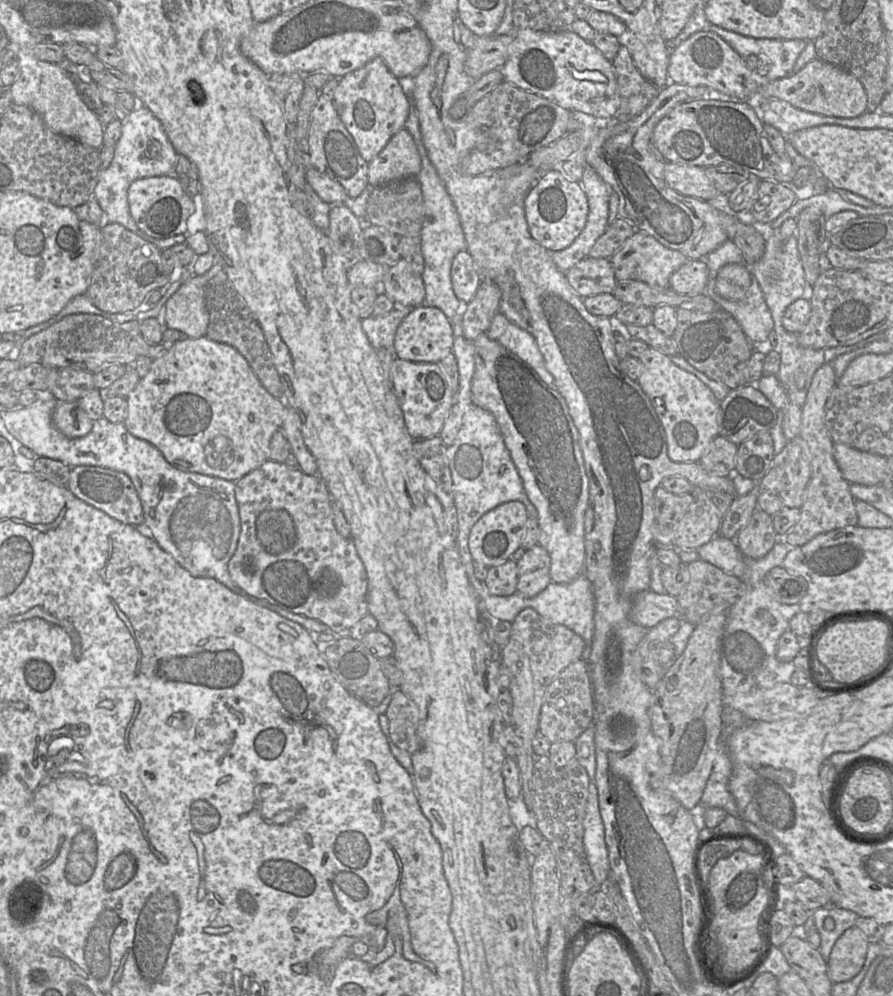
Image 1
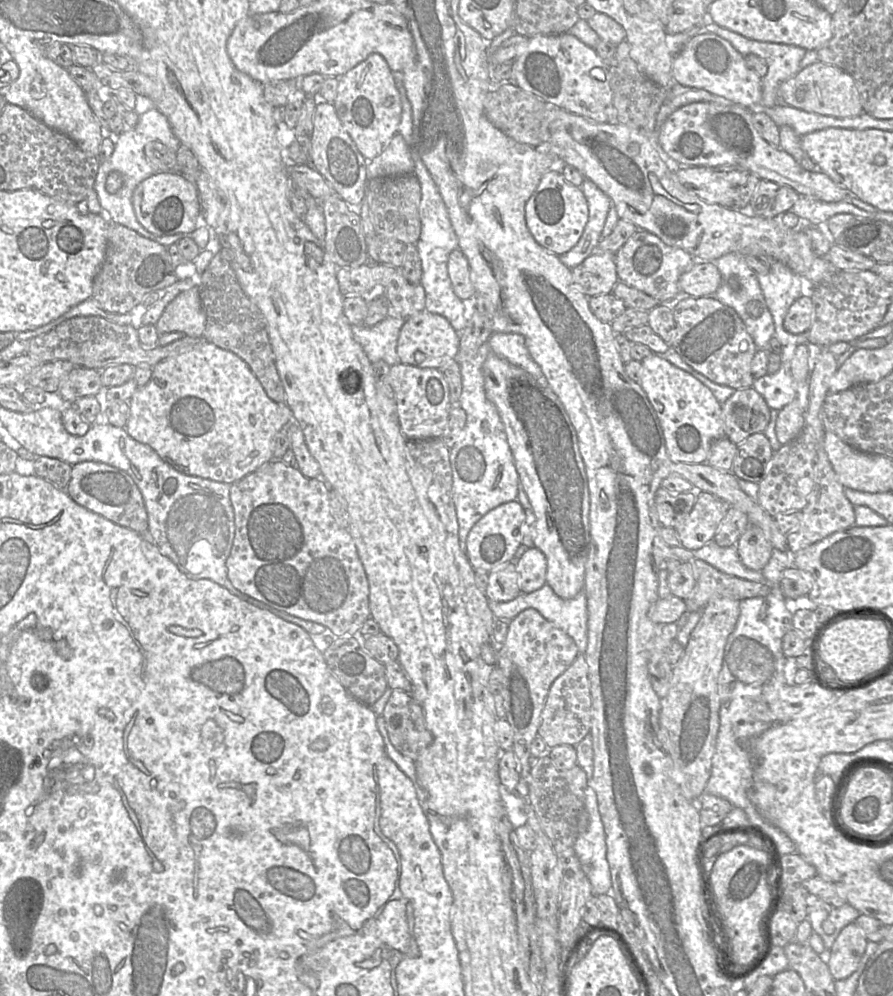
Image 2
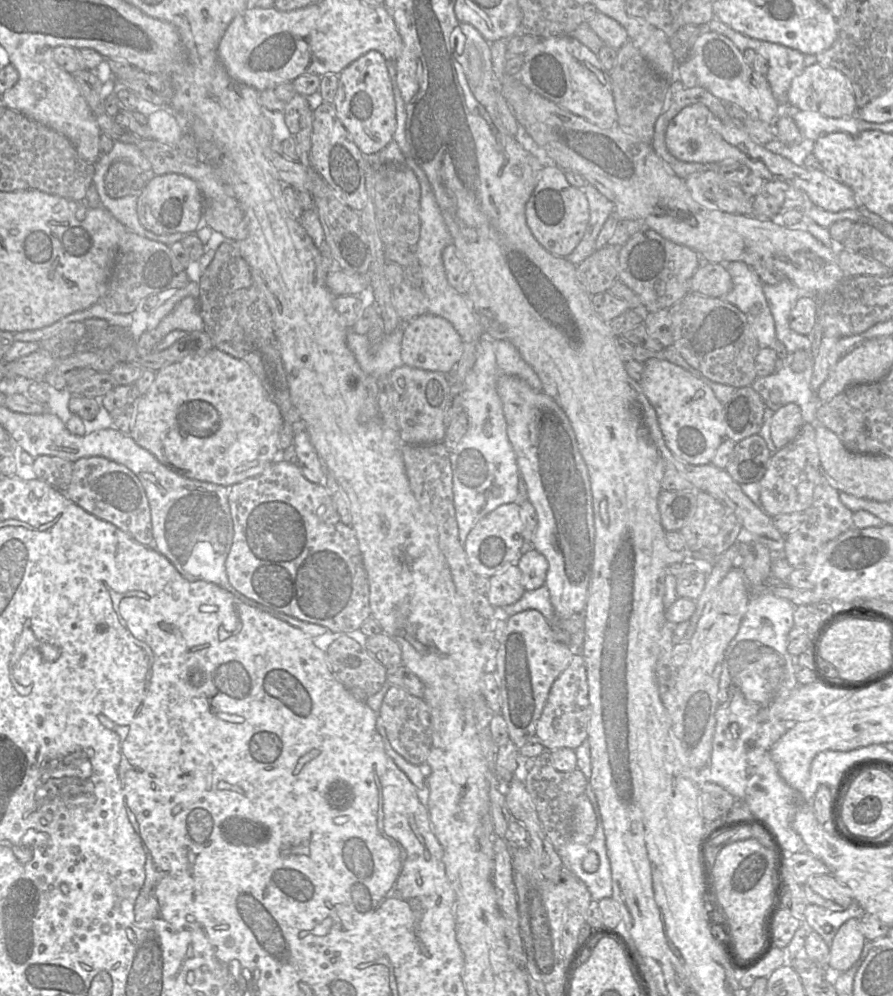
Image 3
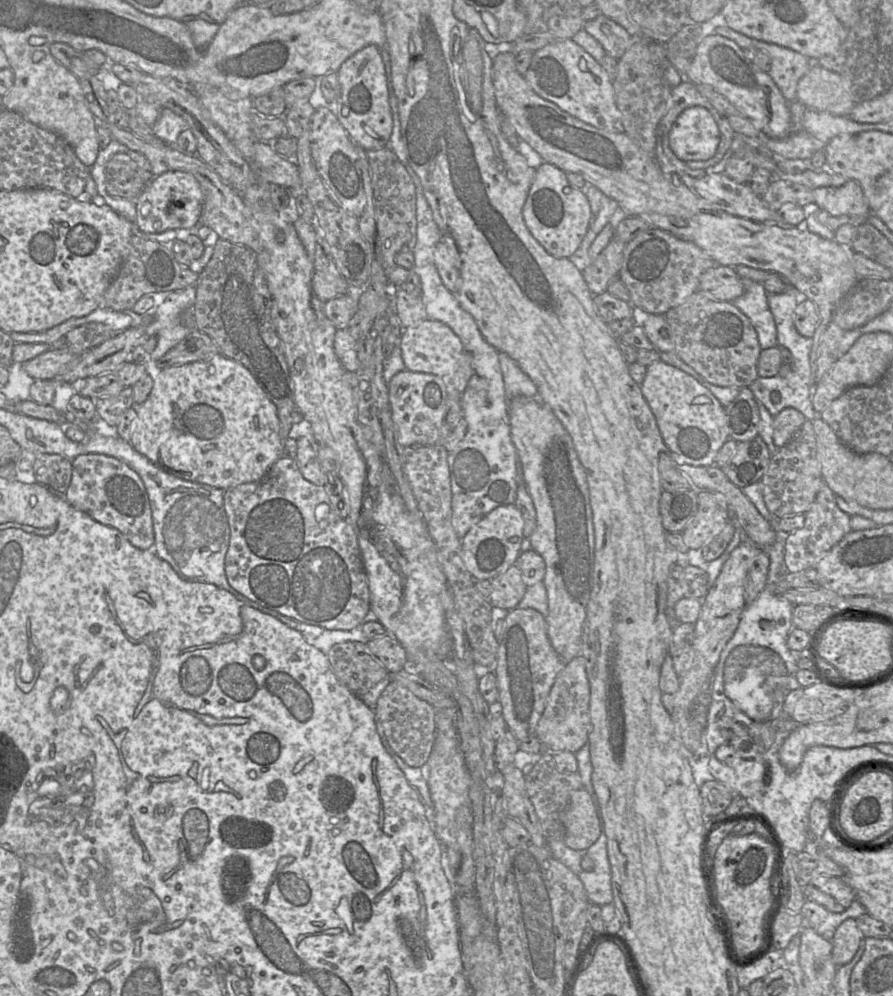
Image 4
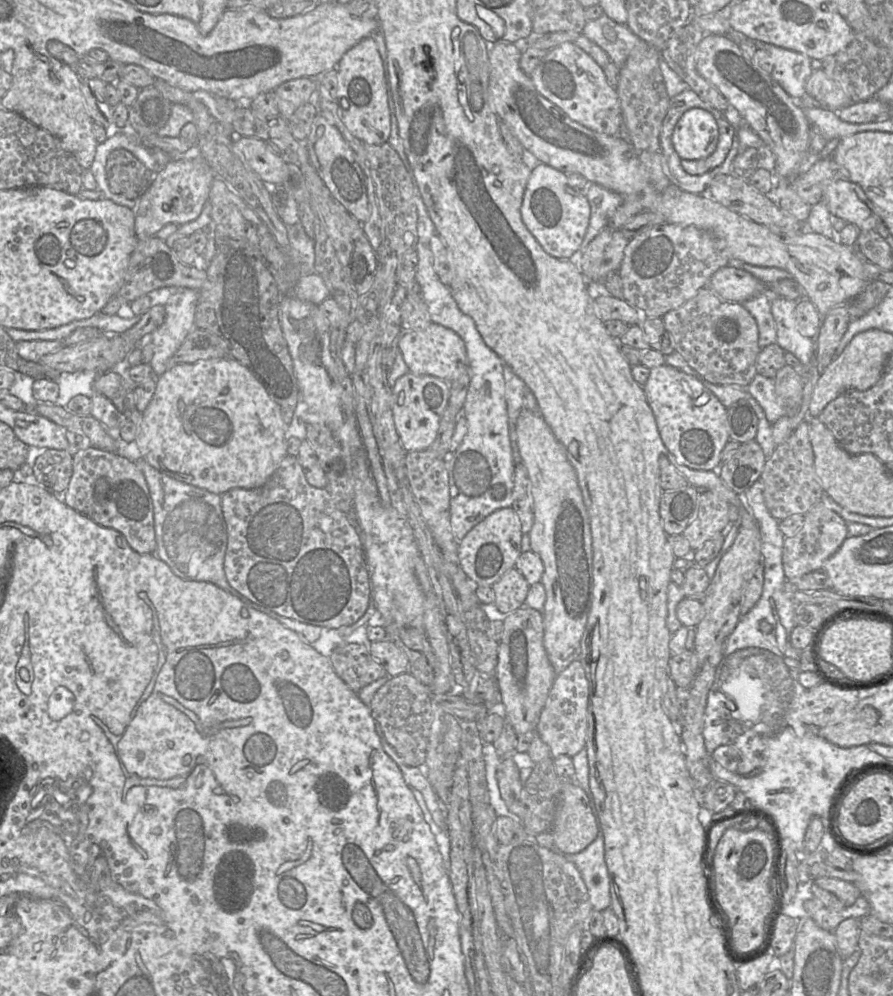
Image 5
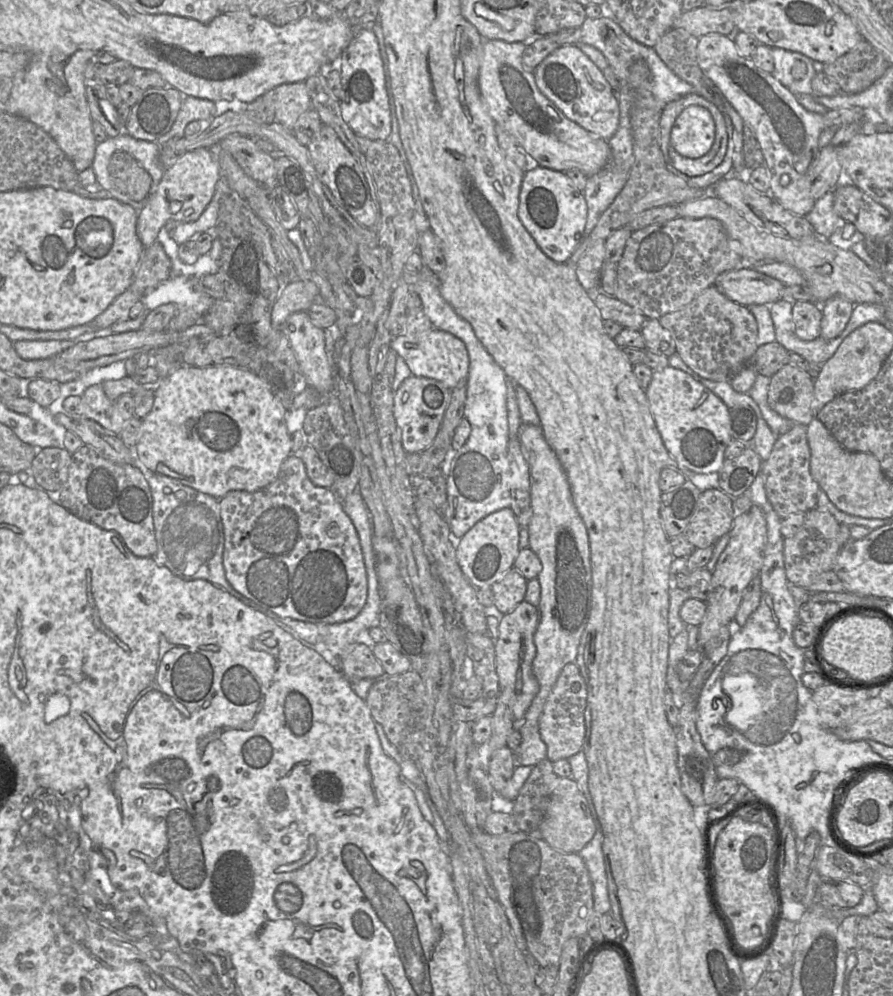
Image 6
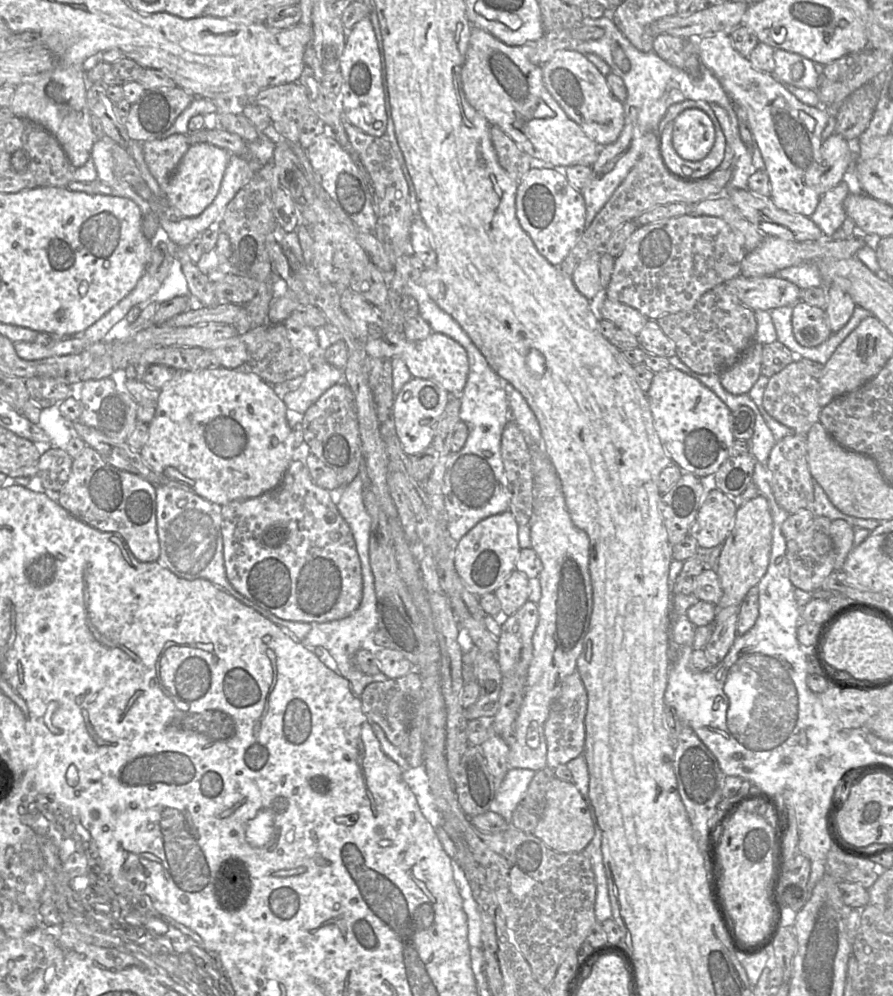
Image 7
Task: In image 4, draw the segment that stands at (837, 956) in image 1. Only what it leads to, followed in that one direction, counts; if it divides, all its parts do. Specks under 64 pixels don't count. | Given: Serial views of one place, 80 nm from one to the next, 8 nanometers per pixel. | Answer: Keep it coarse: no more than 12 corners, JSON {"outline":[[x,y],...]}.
{"outline":[[853,918],[836,929],[832,959],[838,966],[855,956],[862,932]]}

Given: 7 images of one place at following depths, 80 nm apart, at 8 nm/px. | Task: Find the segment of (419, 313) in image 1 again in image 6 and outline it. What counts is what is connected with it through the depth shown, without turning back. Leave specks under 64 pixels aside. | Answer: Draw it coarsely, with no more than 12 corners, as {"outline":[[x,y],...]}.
{"outline":[[433,328],[393,339],[413,376],[465,383],[466,346]]}

